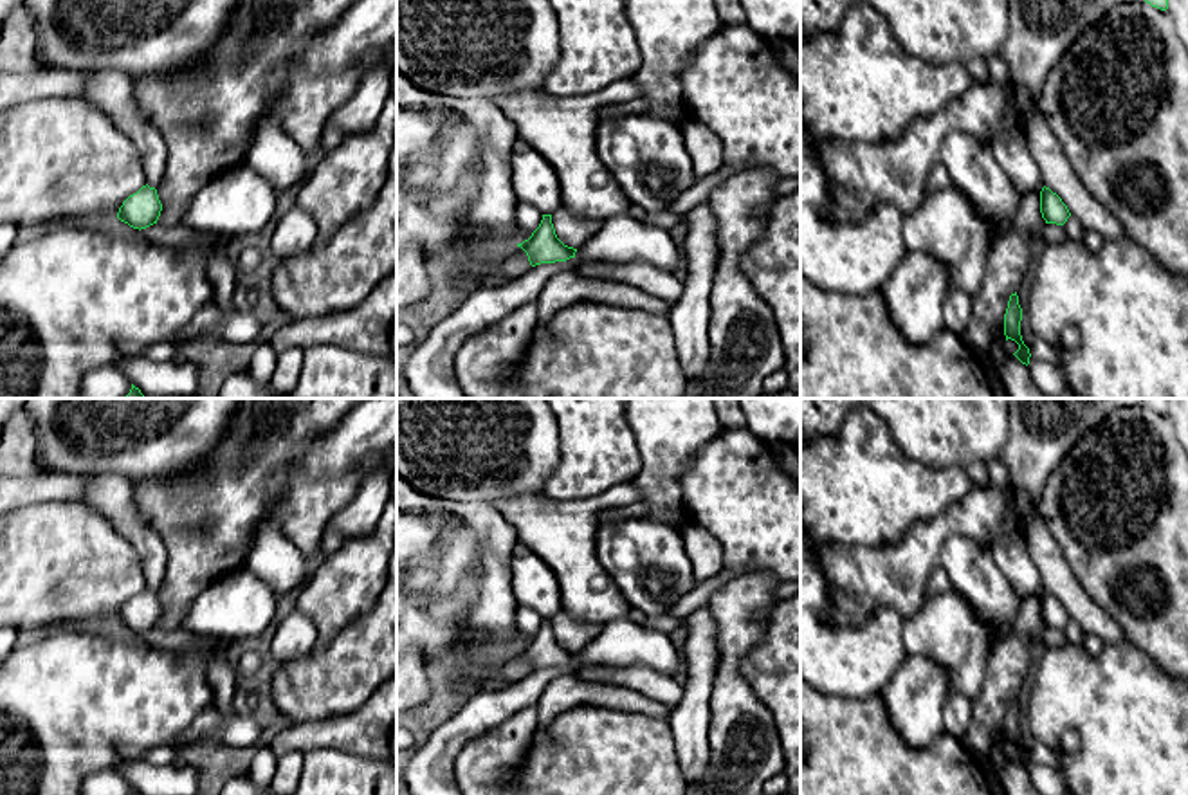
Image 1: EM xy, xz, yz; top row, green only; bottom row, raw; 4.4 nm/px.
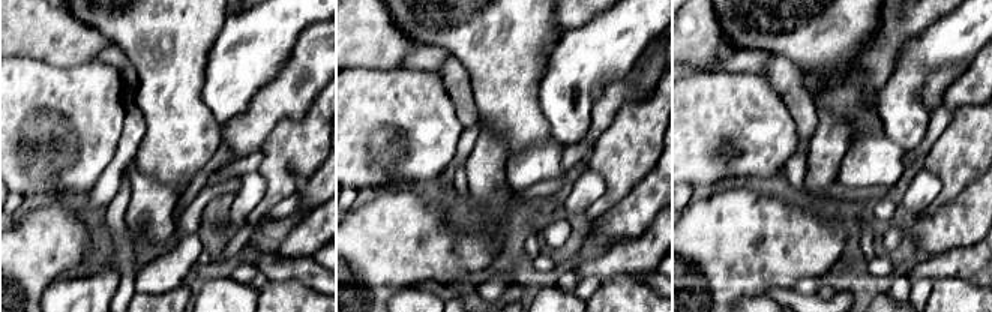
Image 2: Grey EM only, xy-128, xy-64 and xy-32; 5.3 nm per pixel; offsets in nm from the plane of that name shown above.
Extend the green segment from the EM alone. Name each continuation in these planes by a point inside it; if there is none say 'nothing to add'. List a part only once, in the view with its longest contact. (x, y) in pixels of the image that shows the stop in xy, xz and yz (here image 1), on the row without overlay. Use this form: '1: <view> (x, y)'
nothing to add

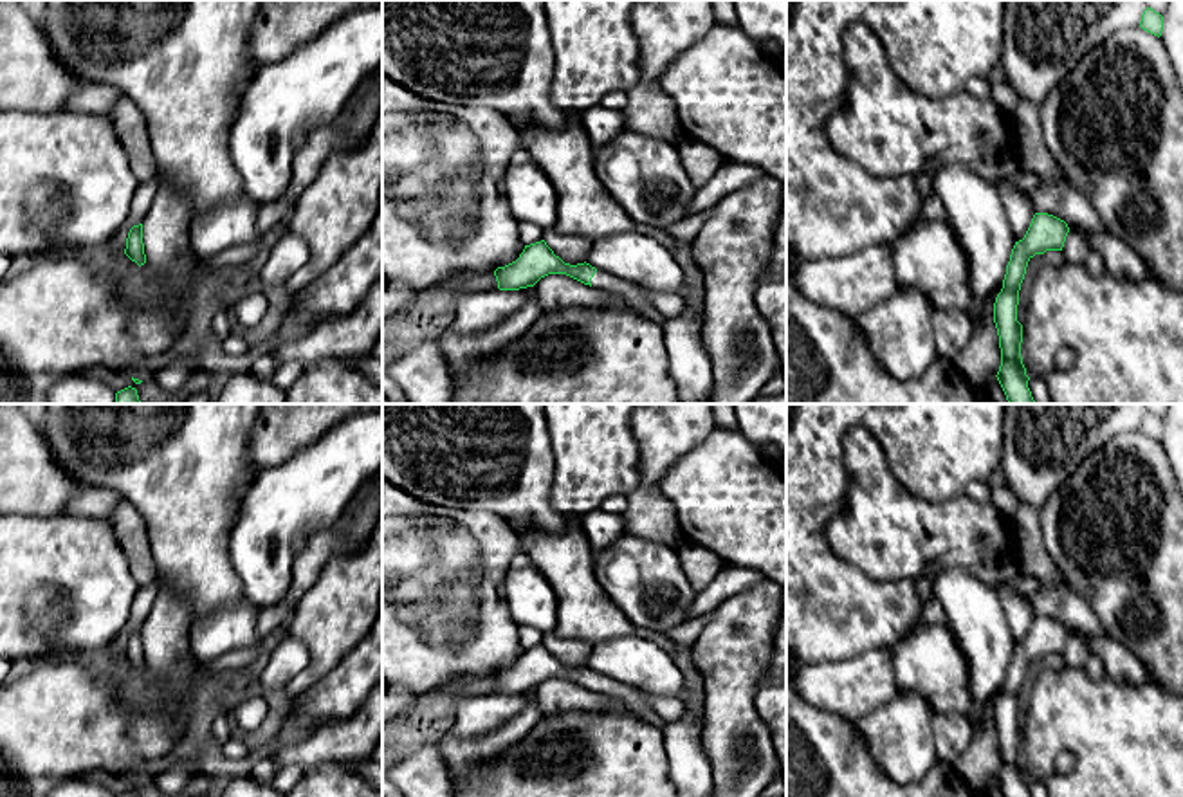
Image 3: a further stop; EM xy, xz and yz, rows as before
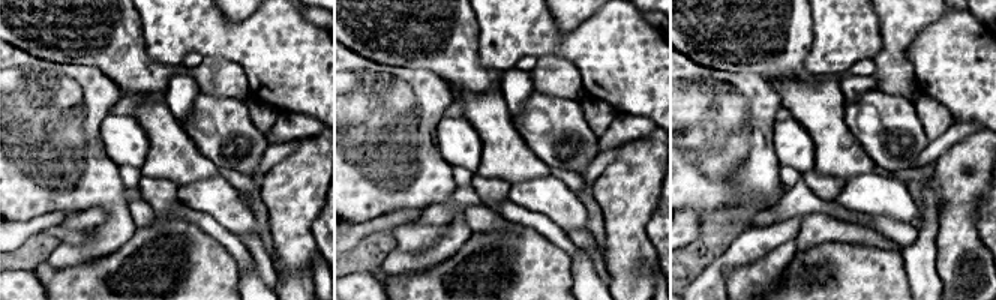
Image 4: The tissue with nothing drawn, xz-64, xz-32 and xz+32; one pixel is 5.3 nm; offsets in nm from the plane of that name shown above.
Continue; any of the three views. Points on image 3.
1: xz (628, 695)

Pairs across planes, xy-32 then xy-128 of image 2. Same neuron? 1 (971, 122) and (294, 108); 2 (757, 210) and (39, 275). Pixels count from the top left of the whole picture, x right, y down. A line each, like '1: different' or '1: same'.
1: different
2: same

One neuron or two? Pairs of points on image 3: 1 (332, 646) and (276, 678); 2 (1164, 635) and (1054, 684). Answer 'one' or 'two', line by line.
1: two
2: two

